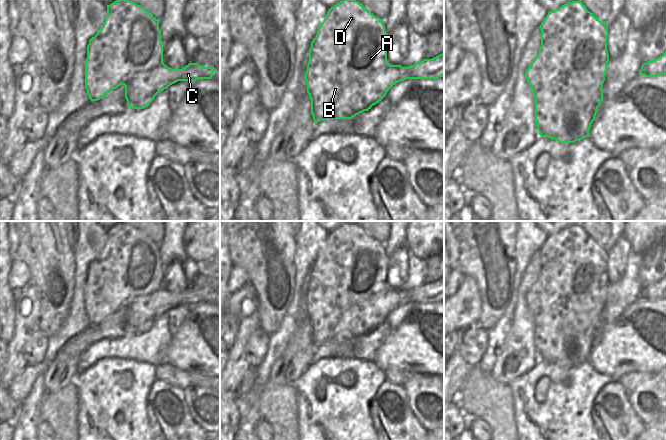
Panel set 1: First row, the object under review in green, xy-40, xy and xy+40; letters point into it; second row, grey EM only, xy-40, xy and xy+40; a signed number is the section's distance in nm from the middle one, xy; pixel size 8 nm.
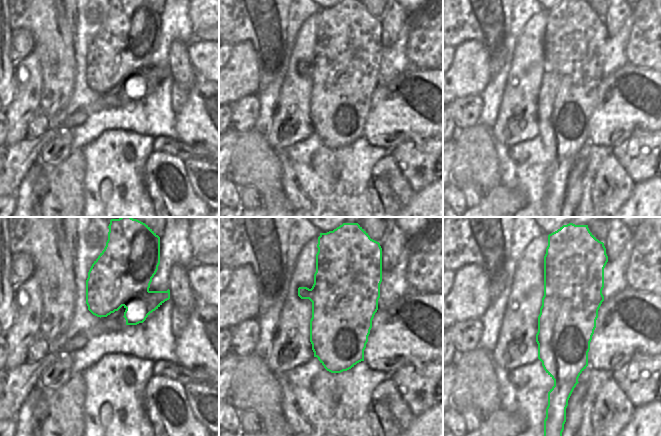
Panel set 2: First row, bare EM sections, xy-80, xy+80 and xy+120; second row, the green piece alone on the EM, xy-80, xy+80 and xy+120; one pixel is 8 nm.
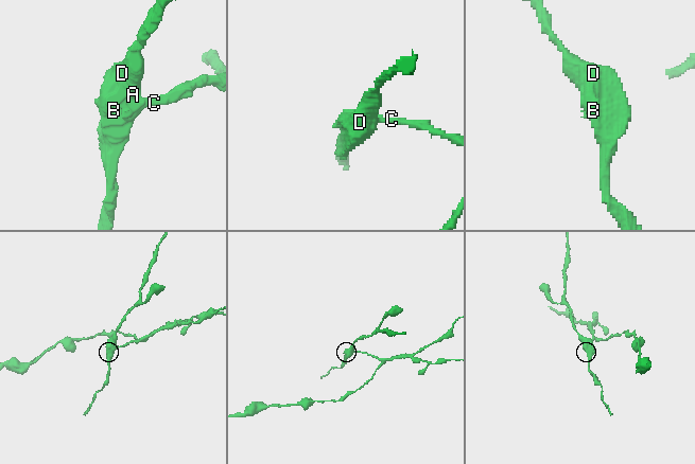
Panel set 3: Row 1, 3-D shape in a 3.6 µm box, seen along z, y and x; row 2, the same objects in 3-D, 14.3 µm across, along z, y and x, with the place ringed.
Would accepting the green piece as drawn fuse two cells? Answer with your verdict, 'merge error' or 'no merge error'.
merge error

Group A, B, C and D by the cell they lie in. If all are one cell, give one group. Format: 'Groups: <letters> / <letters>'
Groups: A B D / C.

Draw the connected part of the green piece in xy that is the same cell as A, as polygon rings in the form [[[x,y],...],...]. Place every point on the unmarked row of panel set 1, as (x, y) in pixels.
[[[354,223],[331,231],[311,266],[305,296],[311,338],[315,347],[328,343],[352,343],[373,330],[361,318],[361,304],[387,288],[387,256],[383,243],[376,241]]]

